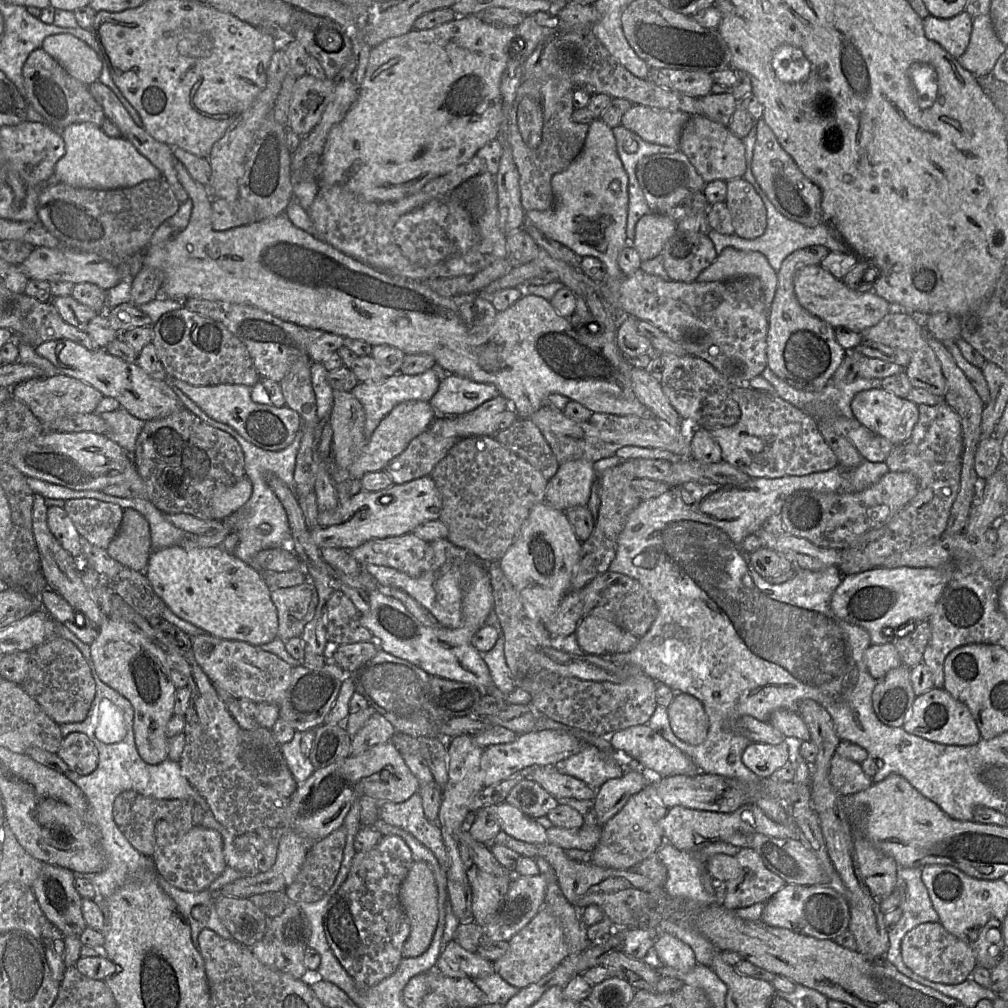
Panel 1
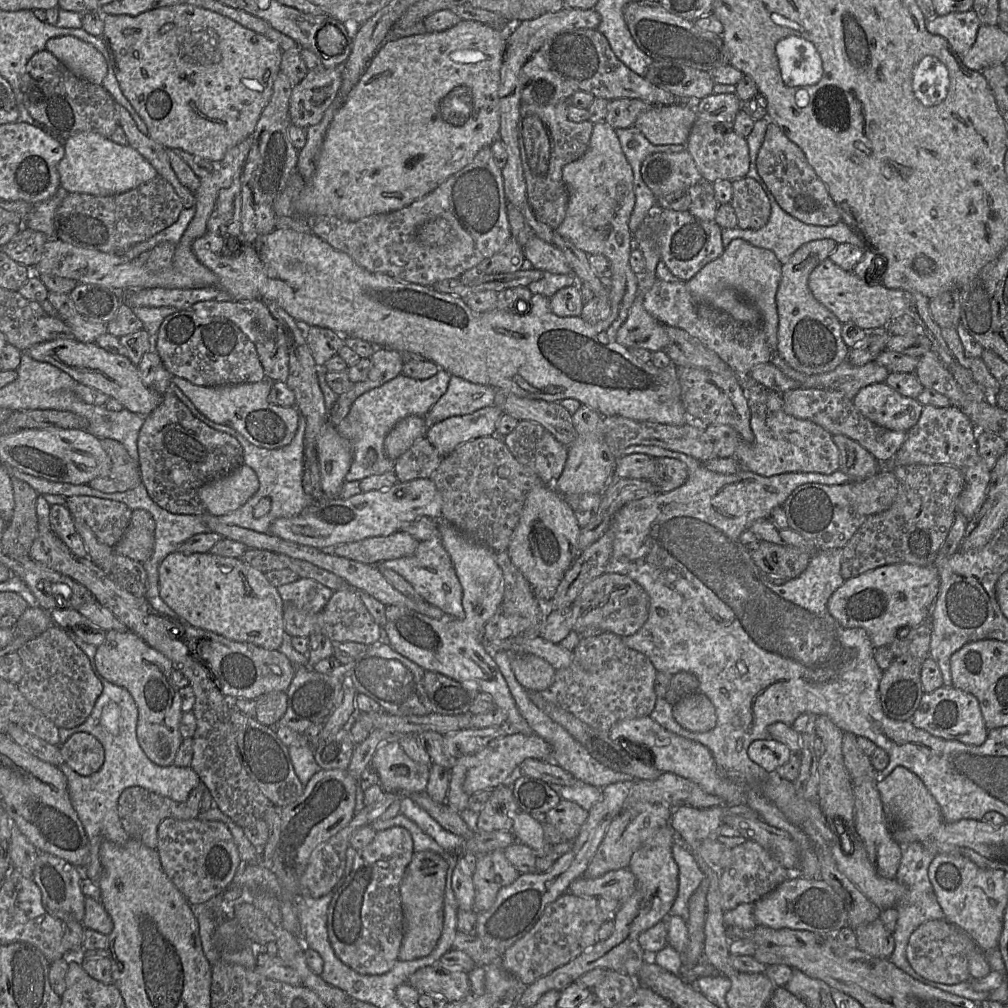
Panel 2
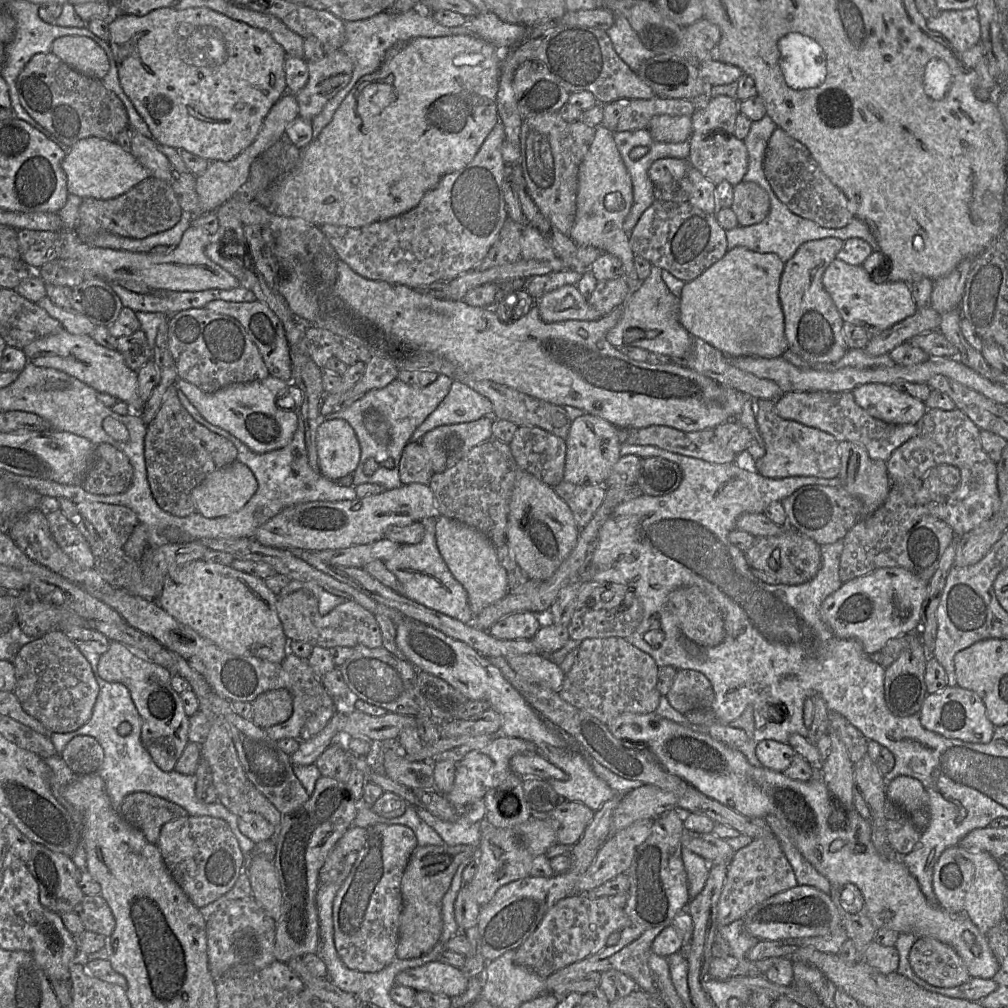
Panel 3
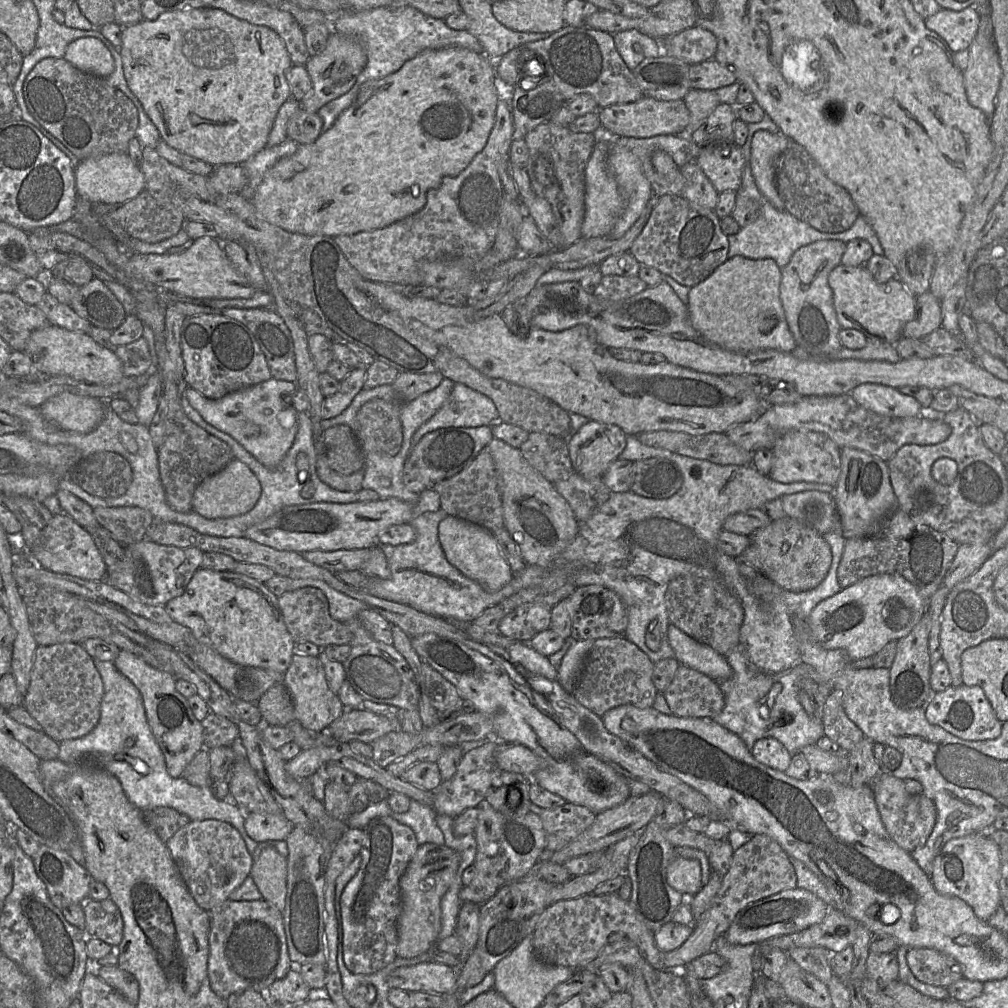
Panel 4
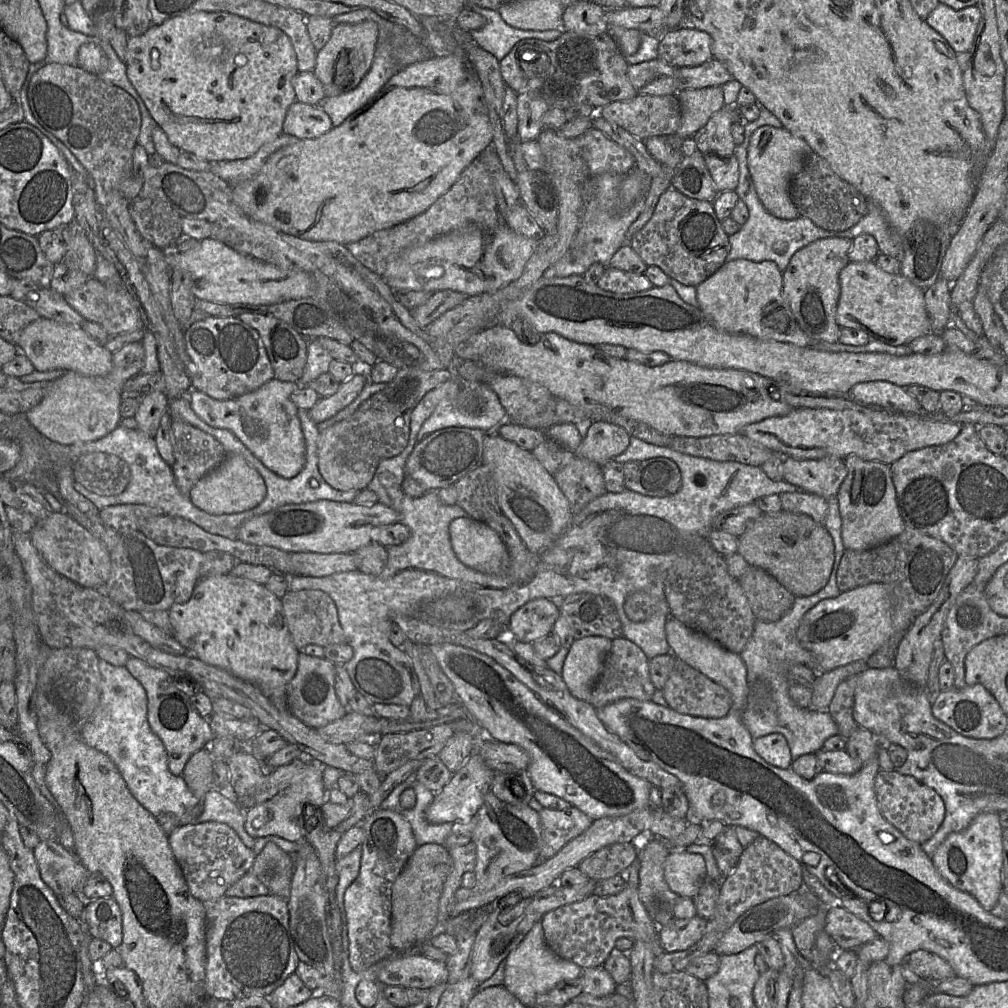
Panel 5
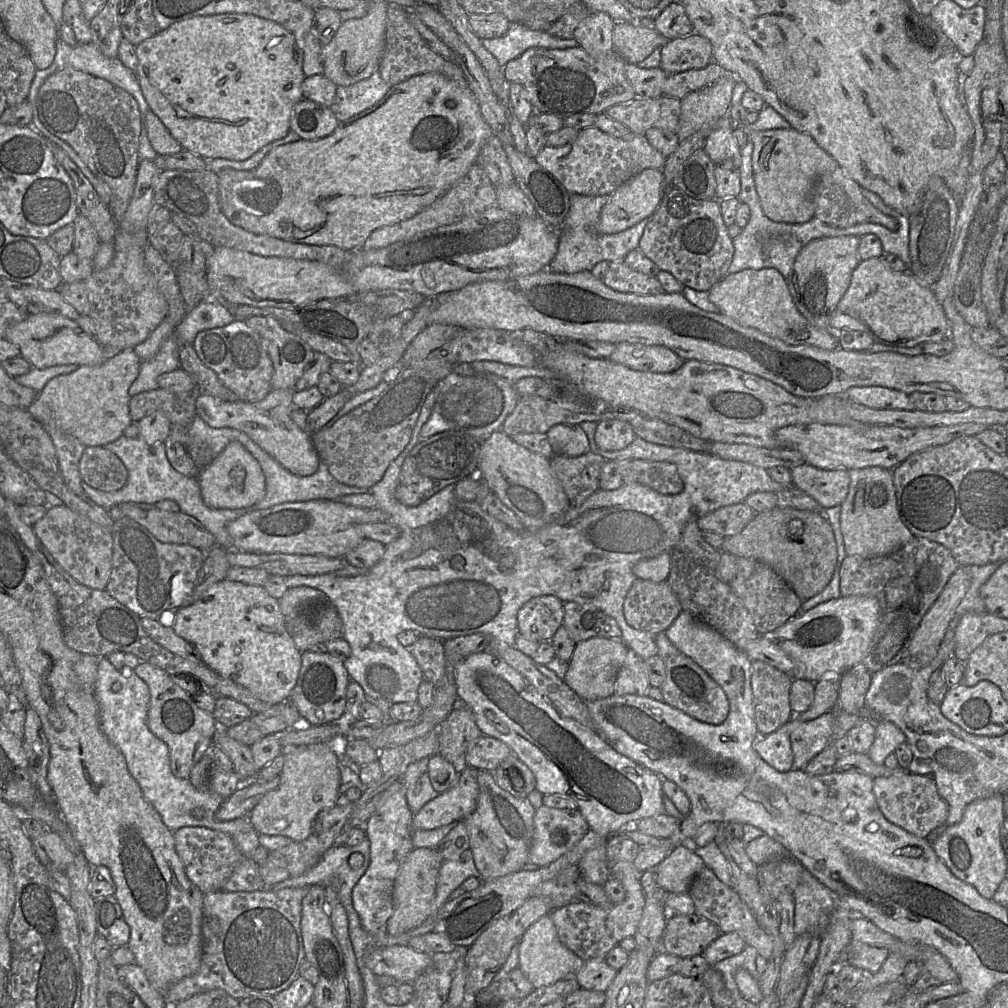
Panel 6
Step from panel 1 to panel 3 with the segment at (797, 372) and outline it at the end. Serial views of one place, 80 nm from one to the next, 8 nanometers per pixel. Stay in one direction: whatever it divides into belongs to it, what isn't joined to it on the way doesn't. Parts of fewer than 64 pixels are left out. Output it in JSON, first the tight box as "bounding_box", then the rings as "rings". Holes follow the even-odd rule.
{"bounding_box":[778,237,848,366],"rings":[[[832,237],[803,243],[793,257],[785,263],[781,275],[778,295],[784,315],[784,331],[788,350],[801,357],[809,366],[833,364],[839,361],[848,350],[842,335],[843,320],[822,283],[825,270],[836,259],[843,244],[844,241]]]}

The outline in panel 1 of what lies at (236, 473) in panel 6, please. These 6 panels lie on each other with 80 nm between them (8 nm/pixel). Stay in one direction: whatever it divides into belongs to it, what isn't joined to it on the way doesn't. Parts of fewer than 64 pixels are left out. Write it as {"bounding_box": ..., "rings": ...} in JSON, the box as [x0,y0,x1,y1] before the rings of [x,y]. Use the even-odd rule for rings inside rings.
{"bounding_box":[210,475,252,519],"rings":[[[245,475],[229,487],[217,488],[210,500],[214,519],[224,519],[239,510],[250,499],[252,483]]]}

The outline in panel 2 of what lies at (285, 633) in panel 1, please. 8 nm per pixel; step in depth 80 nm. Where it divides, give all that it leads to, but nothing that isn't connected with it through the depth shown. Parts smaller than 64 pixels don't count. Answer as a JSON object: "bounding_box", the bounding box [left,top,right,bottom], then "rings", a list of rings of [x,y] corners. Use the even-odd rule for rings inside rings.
{"bounding_box":[277,578,333,613],"rings":[[[308,578],[277,587],[283,602],[291,602],[305,613],[322,611],[331,598],[333,591],[325,585]]]}

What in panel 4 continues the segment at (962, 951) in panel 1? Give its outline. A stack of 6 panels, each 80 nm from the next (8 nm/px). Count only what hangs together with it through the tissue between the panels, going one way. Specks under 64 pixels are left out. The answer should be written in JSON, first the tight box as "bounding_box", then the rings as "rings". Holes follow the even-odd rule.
{"bounding_box":[907,948,964,988],"rings":[[[910,948],[907,963],[919,981],[933,986],[946,988],[964,978],[960,964],[953,957],[933,948]]]}

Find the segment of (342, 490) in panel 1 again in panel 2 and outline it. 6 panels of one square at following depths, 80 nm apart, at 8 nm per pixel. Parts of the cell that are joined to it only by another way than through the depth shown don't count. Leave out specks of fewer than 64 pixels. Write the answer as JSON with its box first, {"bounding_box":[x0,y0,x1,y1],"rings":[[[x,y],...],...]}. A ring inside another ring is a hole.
{"bounding_box":[384,416,427,461],"rings":[[[408,416],[400,420],[384,440],[386,456],[396,461],[414,442],[425,437],[427,430],[424,417]]]}

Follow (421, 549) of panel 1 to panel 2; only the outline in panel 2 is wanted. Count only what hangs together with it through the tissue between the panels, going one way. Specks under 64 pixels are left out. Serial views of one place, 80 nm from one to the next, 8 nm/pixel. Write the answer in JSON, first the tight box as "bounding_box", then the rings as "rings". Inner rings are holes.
{"bounding_box":[331,531,420,565],"rings":[[[397,531],[388,536],[366,538],[357,542],[345,543],[331,548],[336,556],[368,565],[407,557],[417,549],[420,541],[407,532]]]}

